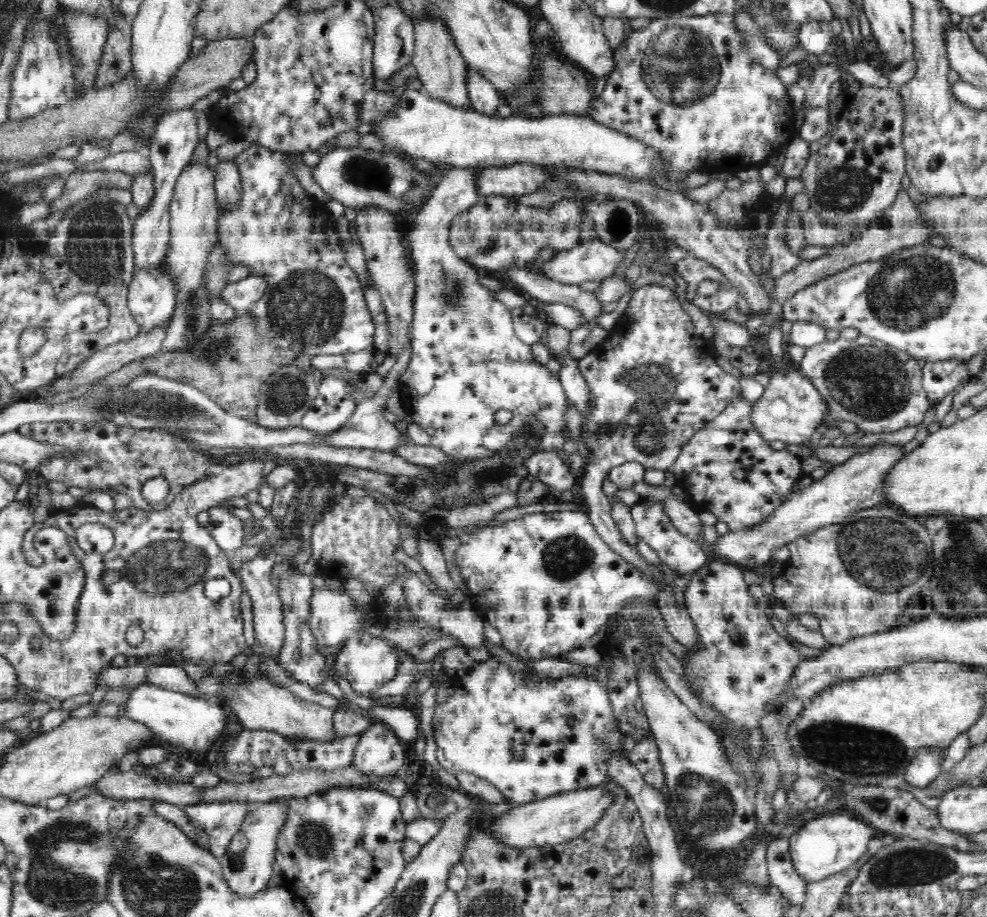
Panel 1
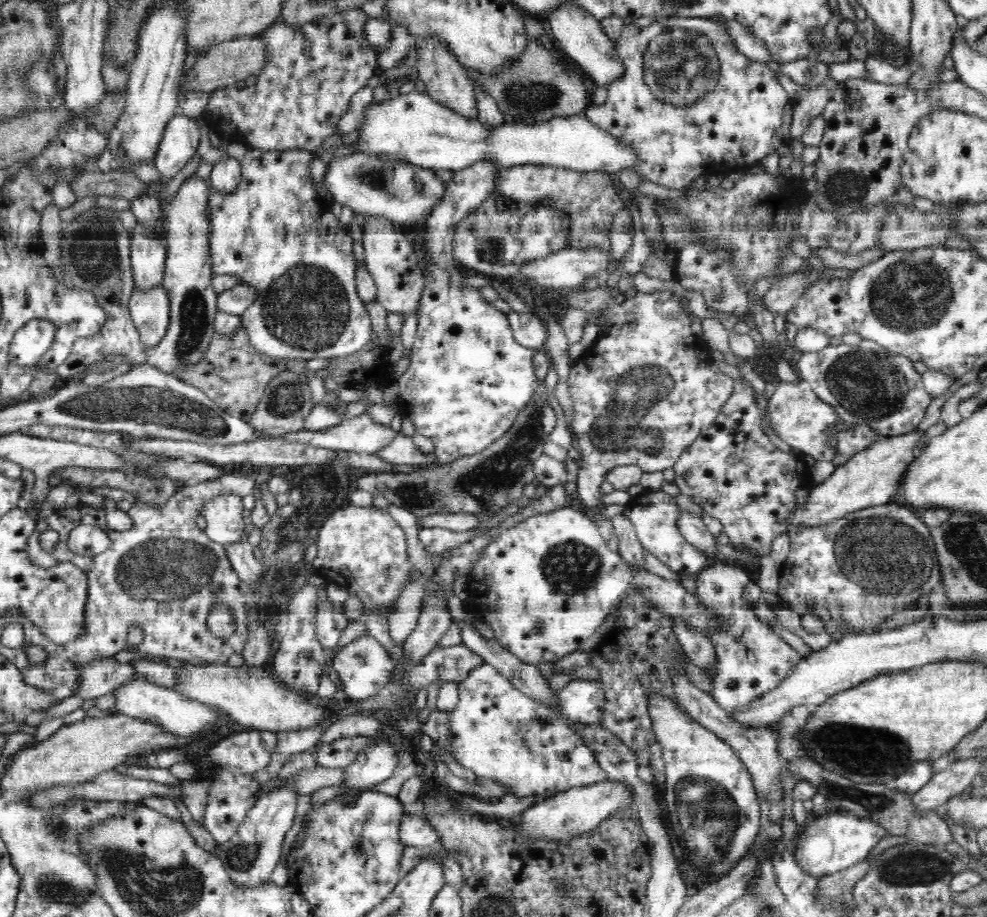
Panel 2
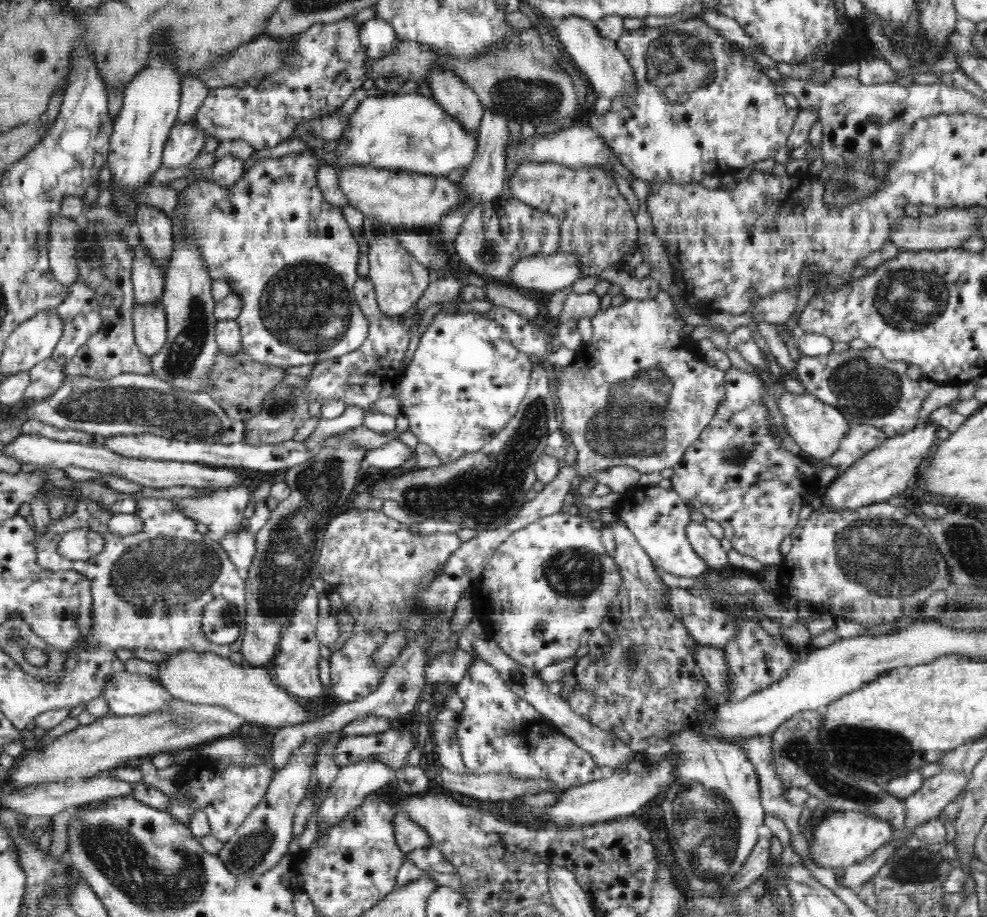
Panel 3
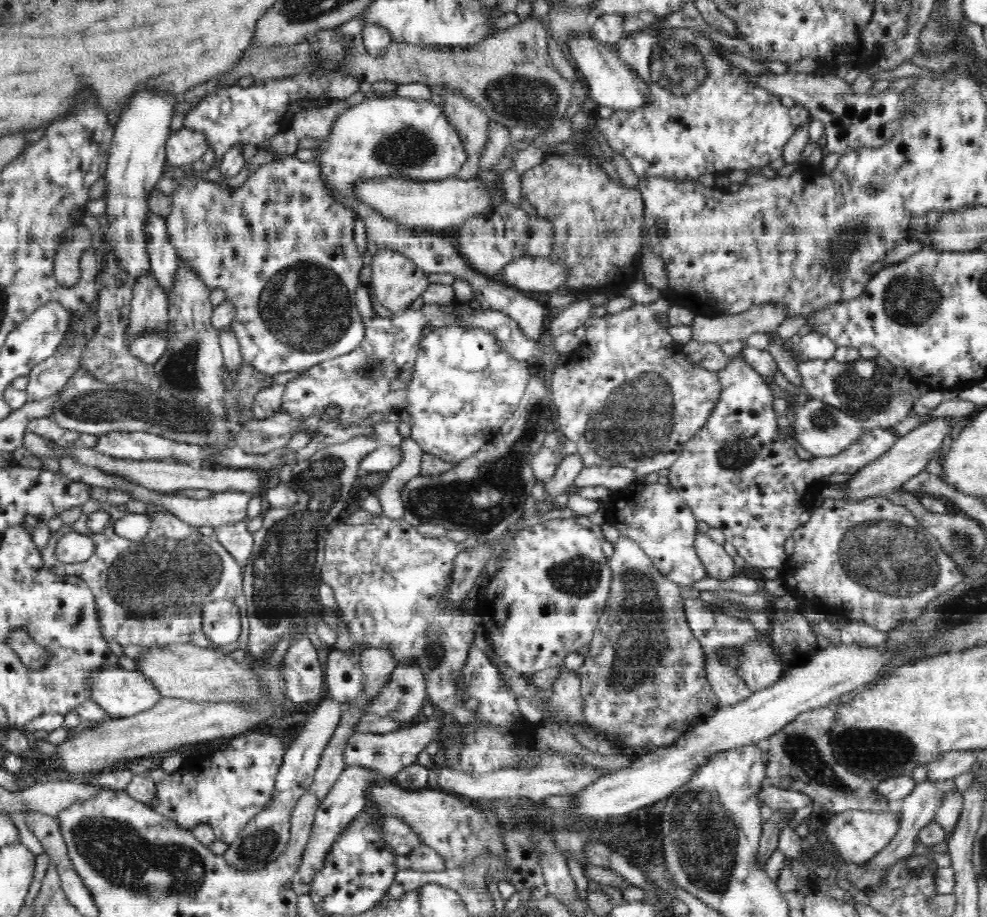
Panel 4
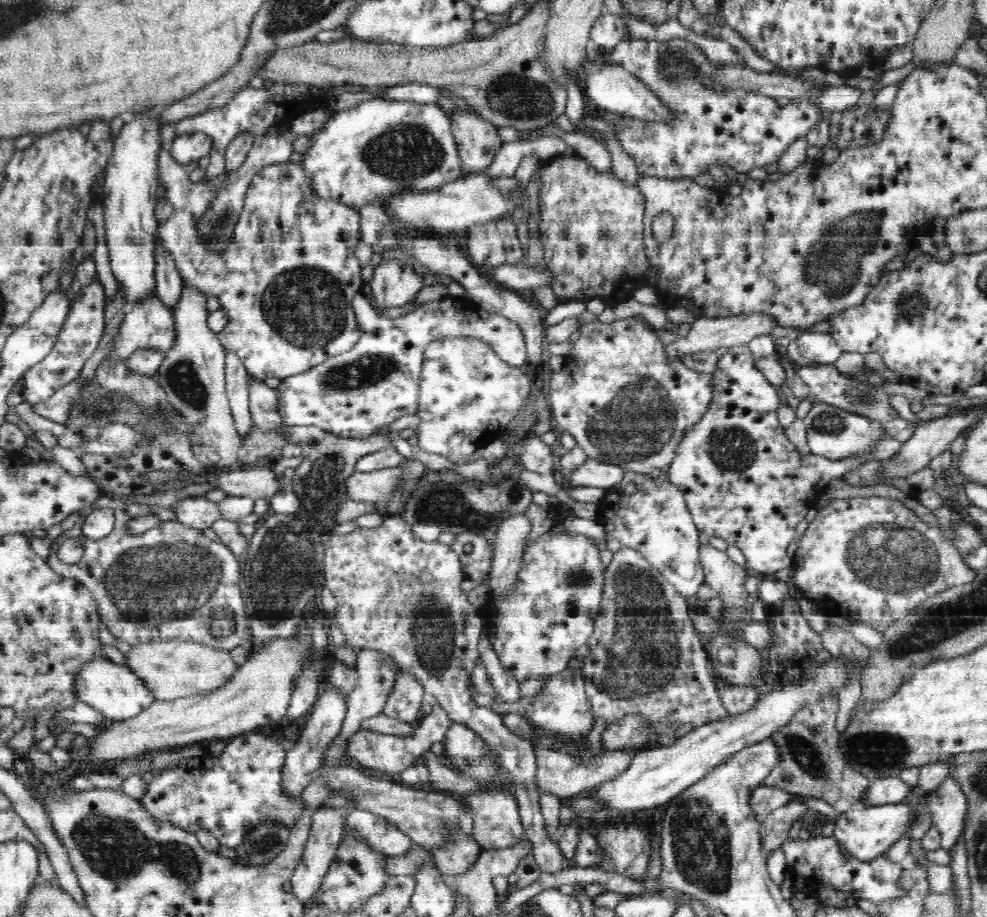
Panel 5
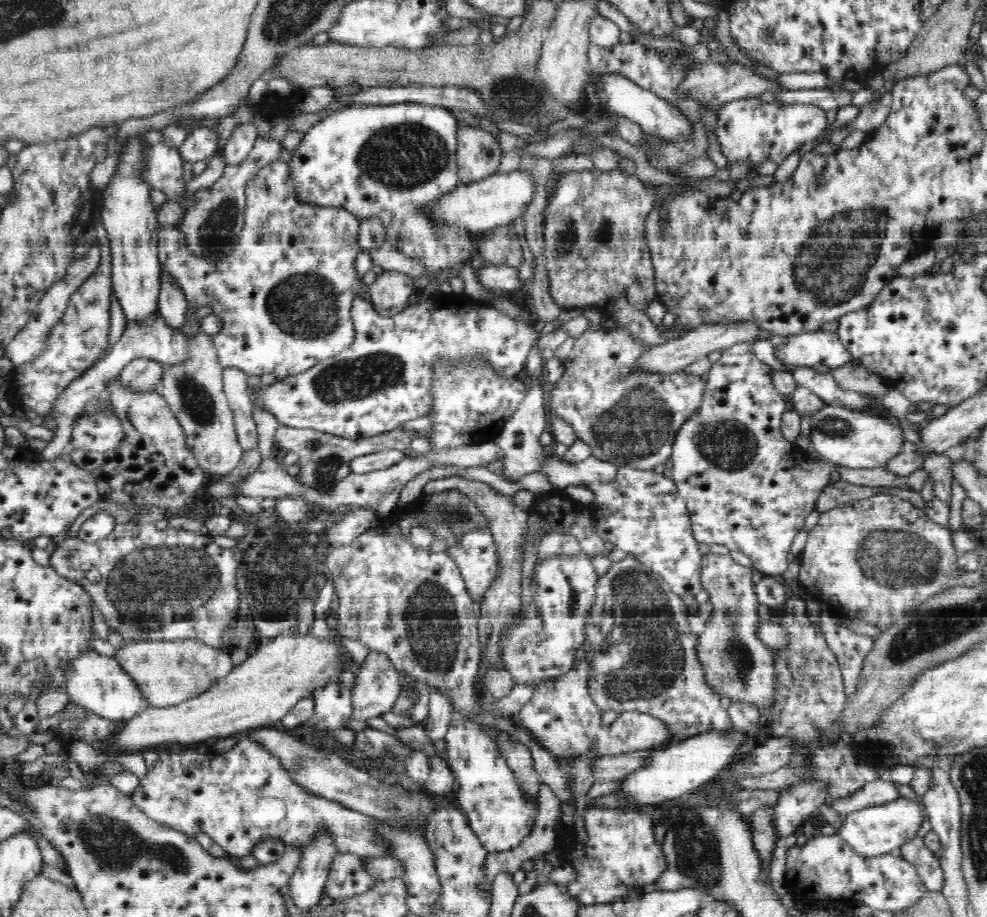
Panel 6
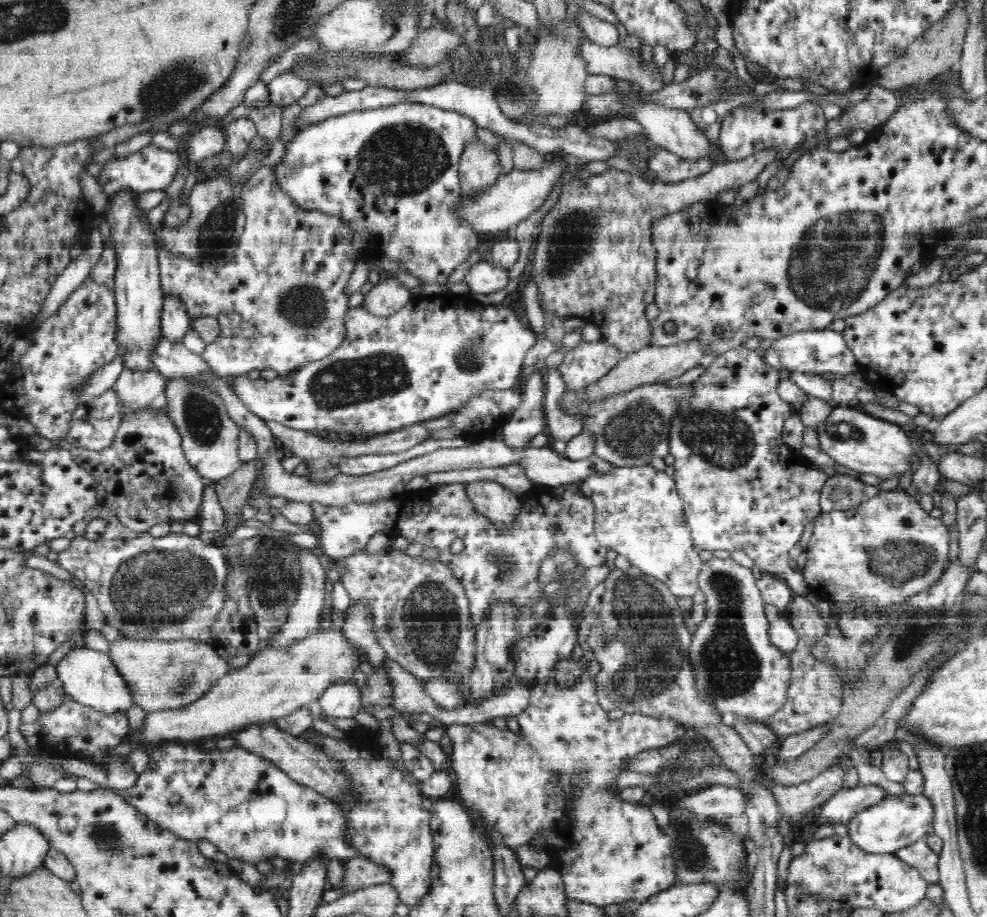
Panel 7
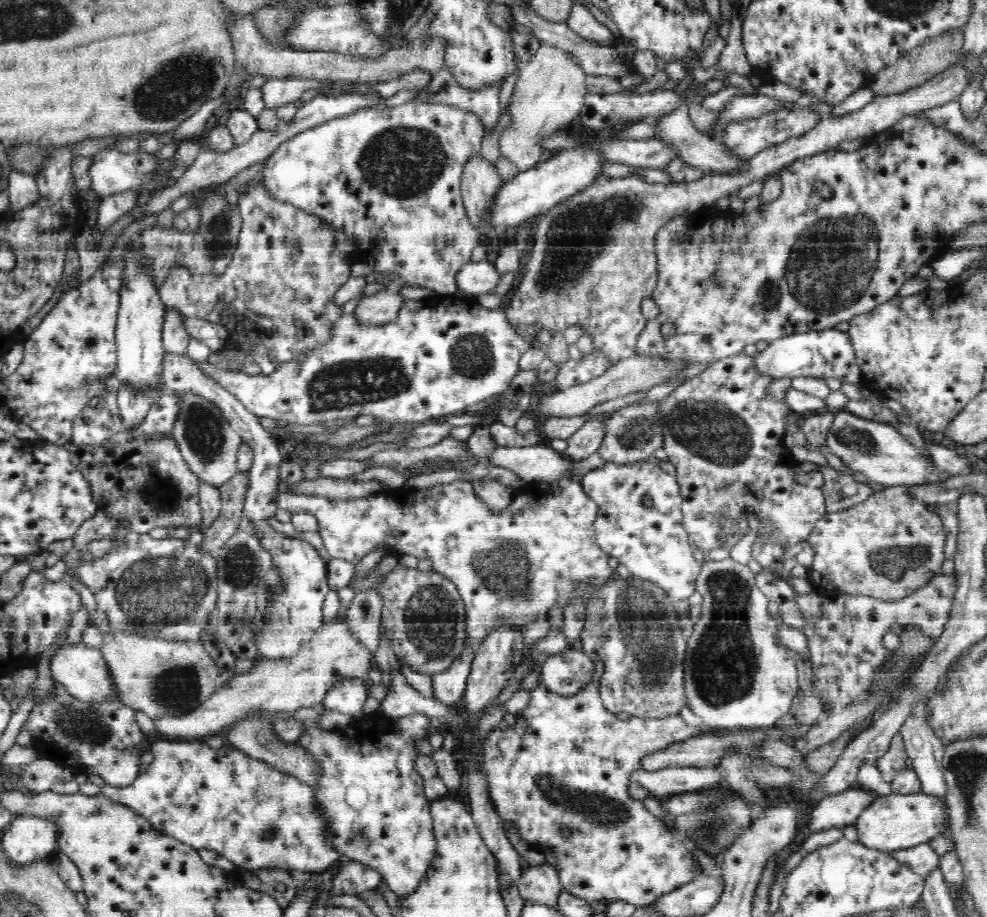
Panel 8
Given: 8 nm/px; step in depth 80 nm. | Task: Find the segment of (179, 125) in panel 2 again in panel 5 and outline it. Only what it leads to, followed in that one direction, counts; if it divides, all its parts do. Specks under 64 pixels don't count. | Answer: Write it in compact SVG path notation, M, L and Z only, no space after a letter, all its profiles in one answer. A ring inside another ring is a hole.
M194 132L189 135L178 135L172 142L170 154L180 164L198 161L210 154L213 149L213 139L203 132Z

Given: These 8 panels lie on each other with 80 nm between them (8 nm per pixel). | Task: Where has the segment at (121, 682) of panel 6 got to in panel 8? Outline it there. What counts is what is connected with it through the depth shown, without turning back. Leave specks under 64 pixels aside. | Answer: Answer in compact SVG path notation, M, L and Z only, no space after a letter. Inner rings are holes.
M82 642L65 646L52 656L50 669L54 681L63 685L66 692L78 701L94 703L110 698L114 702L120 702L112 691L112 679L99 647L89 647Z

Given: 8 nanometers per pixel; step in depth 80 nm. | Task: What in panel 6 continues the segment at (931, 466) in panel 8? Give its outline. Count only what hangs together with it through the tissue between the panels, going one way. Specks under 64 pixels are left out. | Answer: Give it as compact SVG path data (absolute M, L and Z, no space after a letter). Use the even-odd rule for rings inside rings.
M824 405L821 411L813 414L811 426L809 440L814 444L814 450L826 461L846 468L886 467L886 461L900 452L904 438L900 425L836 405Z

